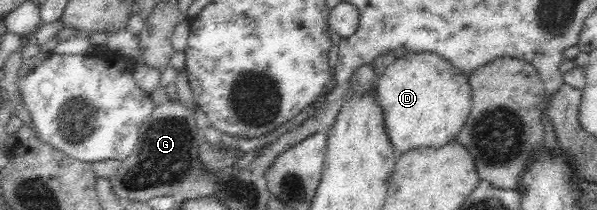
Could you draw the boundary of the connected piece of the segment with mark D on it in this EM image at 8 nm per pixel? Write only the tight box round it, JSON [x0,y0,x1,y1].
[374,53,473,160]

